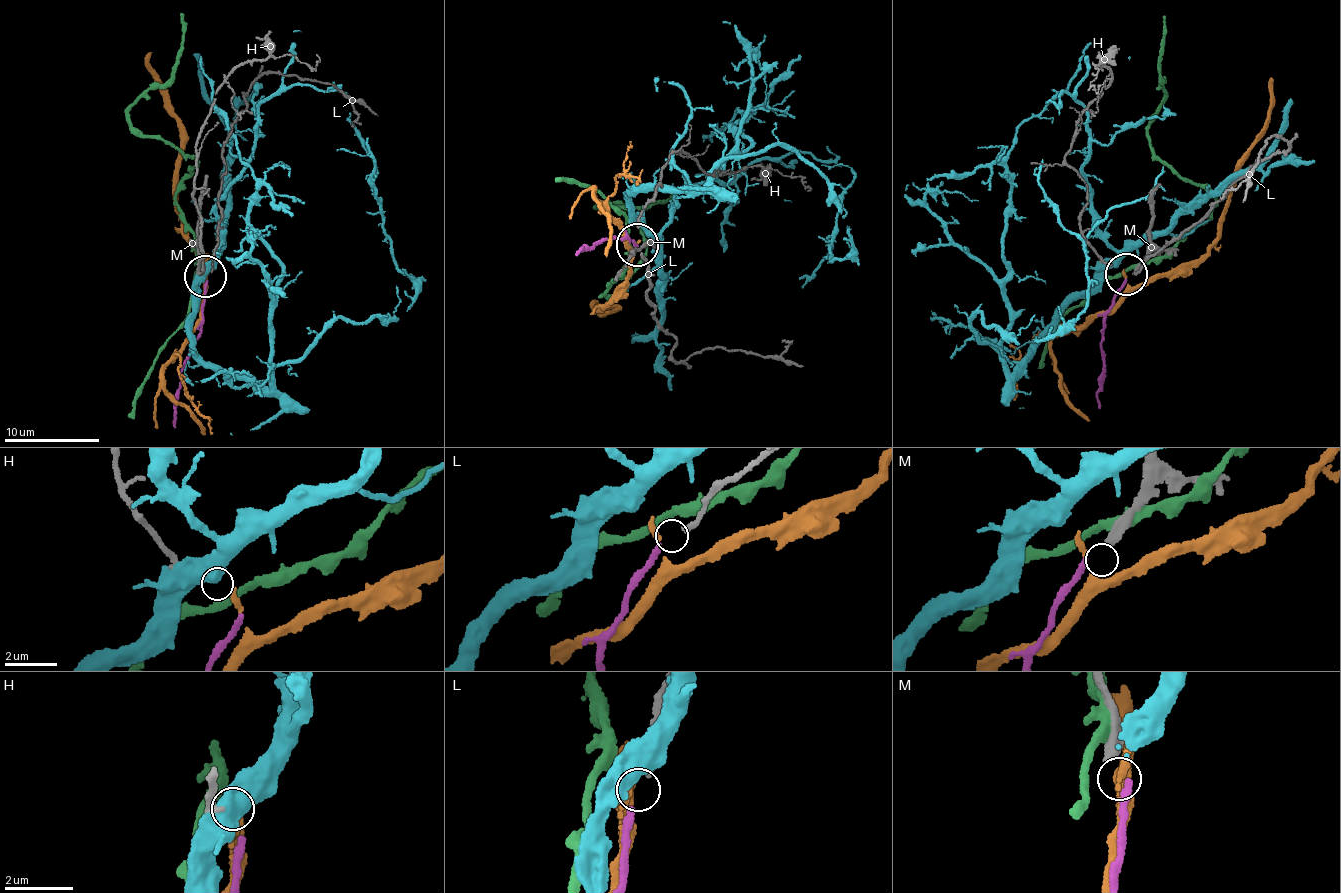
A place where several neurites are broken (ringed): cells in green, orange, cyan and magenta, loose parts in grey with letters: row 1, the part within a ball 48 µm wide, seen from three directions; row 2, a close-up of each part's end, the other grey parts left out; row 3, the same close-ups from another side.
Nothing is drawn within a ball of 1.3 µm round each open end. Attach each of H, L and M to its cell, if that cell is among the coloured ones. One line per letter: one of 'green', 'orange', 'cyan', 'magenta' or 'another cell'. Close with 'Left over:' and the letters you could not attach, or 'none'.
H: orange
L: magenta
M: another cell
Left over: M

